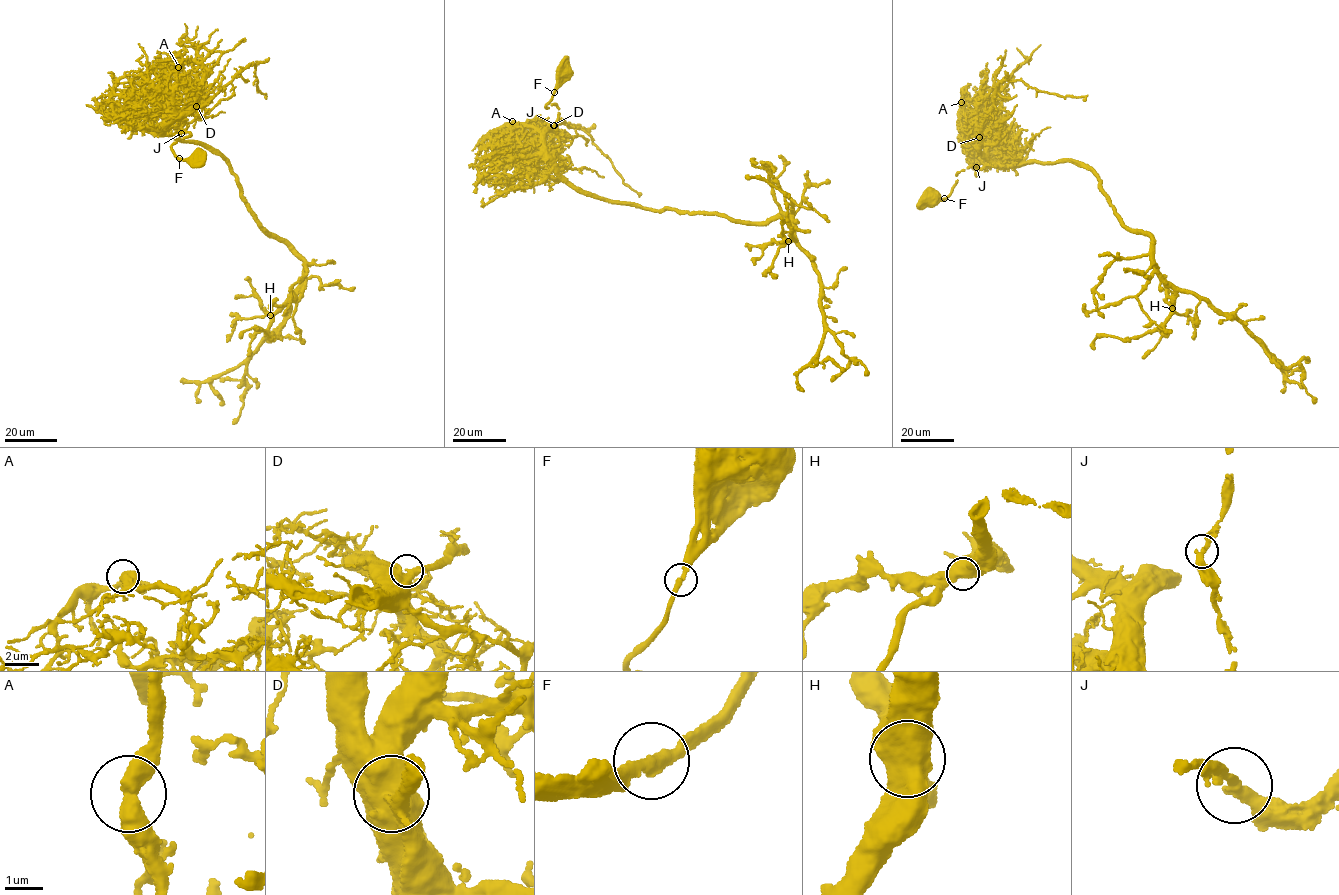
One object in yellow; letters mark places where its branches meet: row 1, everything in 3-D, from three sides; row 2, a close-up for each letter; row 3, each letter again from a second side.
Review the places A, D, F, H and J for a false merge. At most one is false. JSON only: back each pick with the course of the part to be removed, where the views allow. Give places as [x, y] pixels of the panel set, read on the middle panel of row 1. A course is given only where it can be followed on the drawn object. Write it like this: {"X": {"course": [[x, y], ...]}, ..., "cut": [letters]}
{"cut": []}

